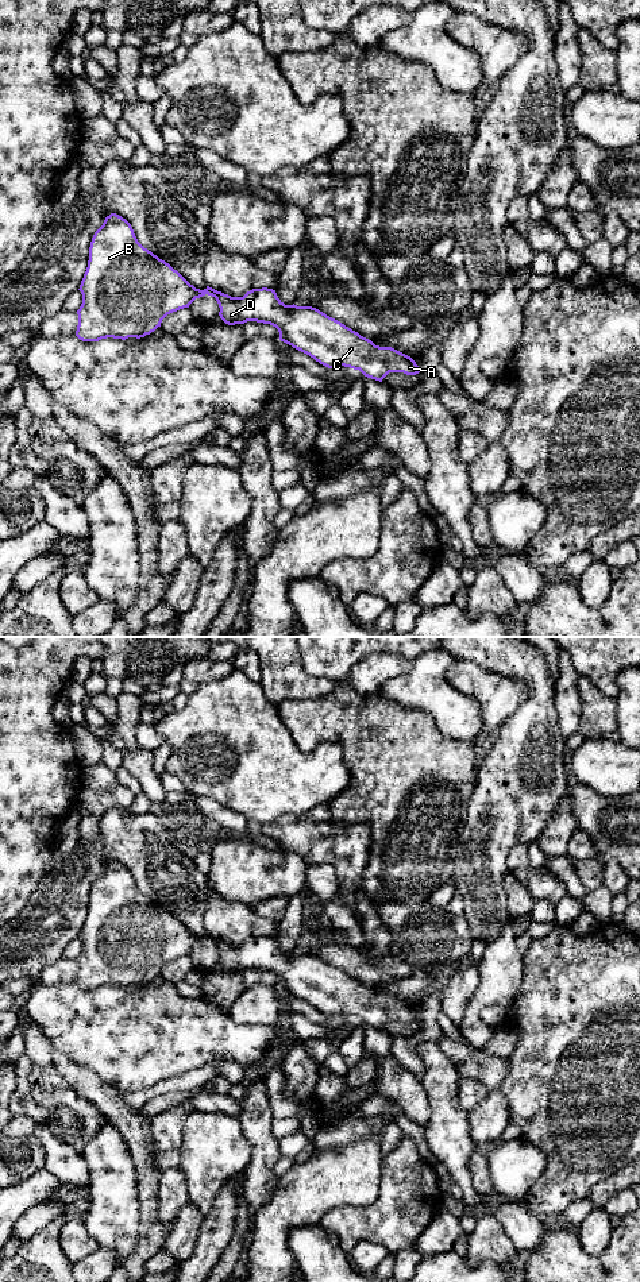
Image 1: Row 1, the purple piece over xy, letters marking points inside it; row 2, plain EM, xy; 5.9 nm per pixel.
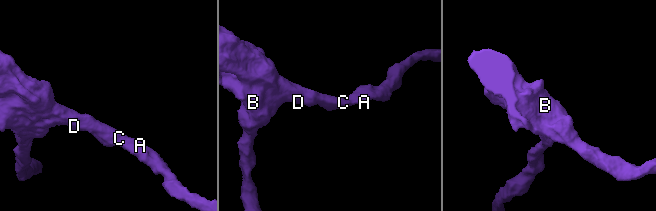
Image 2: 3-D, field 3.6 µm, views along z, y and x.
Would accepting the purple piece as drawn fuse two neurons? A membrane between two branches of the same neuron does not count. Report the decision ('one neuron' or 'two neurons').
one neuron

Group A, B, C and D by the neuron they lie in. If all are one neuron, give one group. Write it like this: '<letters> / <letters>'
A B C D

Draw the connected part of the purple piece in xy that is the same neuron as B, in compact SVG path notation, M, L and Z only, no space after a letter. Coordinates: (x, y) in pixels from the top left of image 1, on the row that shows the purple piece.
M116 213L107 216L92 238L88 267L78 290L82 294L82 304L77 310L76 336L82 341L99 341L107 337L122 340L144 337L161 327L167 314L189 308L196 298L208 294L216 298L220 308L219 316L225 324L235 325L247 321L270 324L278 329L281 341L328 368L350 367L379 382L389 372L406 375L420 372L420 367L410 356L392 347L375 345L316 308L285 305L273 289L252 289L243 297L231 297L209 286L204 290L196 289L169 263L144 248L138 242L131 224Z

